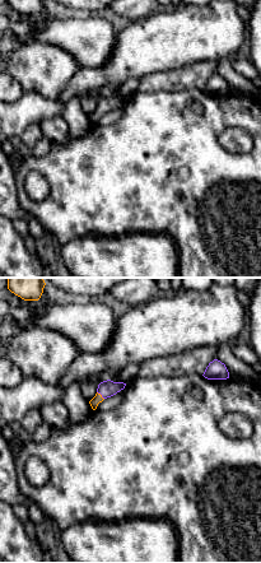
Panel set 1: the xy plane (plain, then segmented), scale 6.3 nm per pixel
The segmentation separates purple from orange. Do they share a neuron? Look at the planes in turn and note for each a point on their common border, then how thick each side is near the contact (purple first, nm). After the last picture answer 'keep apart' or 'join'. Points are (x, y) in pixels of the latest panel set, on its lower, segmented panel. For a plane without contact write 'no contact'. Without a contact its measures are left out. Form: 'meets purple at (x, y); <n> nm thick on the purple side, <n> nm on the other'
meets purple at (101, 394); 110 nm thick on the purple side, 60 nm on the other

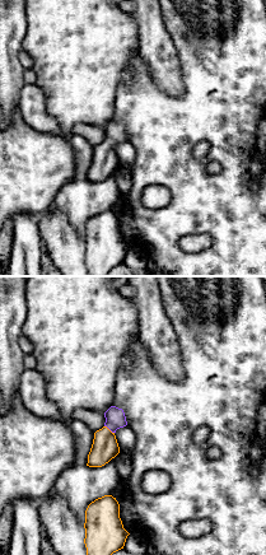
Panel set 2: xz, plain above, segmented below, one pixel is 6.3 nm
meets purple at (110, 429); 130 nm thick on the purple side, 170 nm on the other

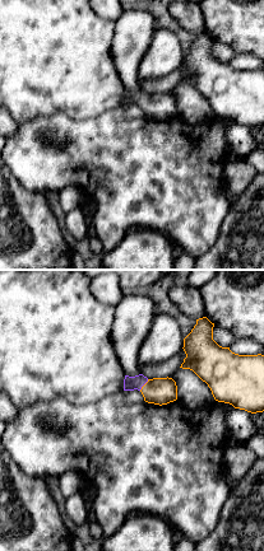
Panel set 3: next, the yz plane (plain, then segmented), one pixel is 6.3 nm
meets purple at (144, 383); 90 nm thick on the purple side, 180 nm on the other

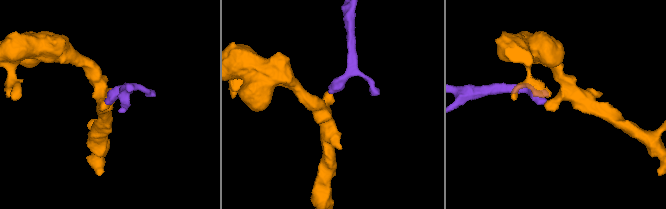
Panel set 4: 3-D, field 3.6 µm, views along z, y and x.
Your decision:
join

